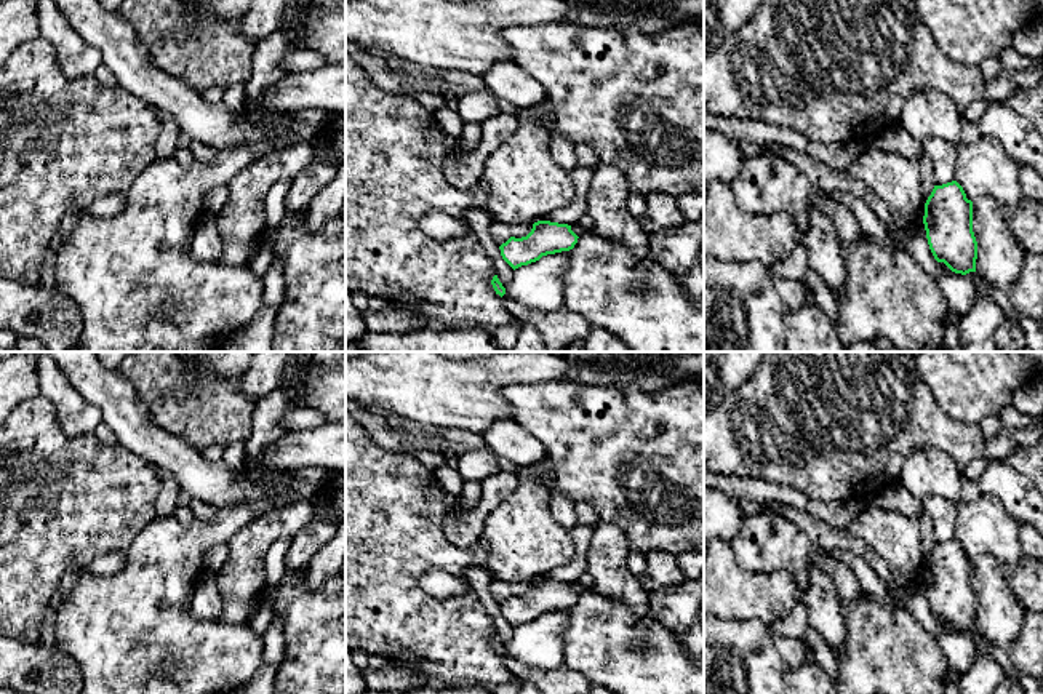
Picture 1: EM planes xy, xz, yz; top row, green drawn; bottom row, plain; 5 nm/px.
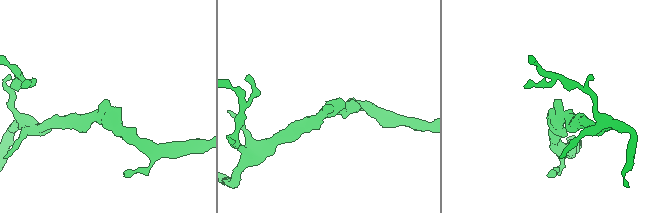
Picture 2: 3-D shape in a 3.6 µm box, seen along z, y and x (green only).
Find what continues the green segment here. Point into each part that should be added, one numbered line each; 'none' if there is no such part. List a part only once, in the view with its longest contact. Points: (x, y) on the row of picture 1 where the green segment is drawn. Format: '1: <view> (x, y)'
none

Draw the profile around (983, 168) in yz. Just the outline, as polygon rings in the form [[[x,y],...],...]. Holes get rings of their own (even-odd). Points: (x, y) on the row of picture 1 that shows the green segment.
[[[982,136],[973,144],[957,144],[955,181],[971,201],[992,197],[1003,208],[1013,208],[1024,198],[1019,171],[1021,165],[997,139]]]

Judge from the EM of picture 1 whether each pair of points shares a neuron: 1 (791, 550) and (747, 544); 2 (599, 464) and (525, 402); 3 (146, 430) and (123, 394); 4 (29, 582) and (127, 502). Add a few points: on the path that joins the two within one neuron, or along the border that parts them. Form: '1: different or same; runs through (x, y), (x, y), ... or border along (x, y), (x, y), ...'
1: same; runs through (779, 546), (759, 546)
2: same; runs through (581, 446), (543, 410)
3: same; runs through (136, 421), (123, 408), (123, 403)
4: same; runs through (53, 558), (103, 509)

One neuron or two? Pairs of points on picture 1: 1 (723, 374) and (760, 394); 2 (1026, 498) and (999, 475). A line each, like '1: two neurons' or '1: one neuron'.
1: two neurons
2: one neuron

